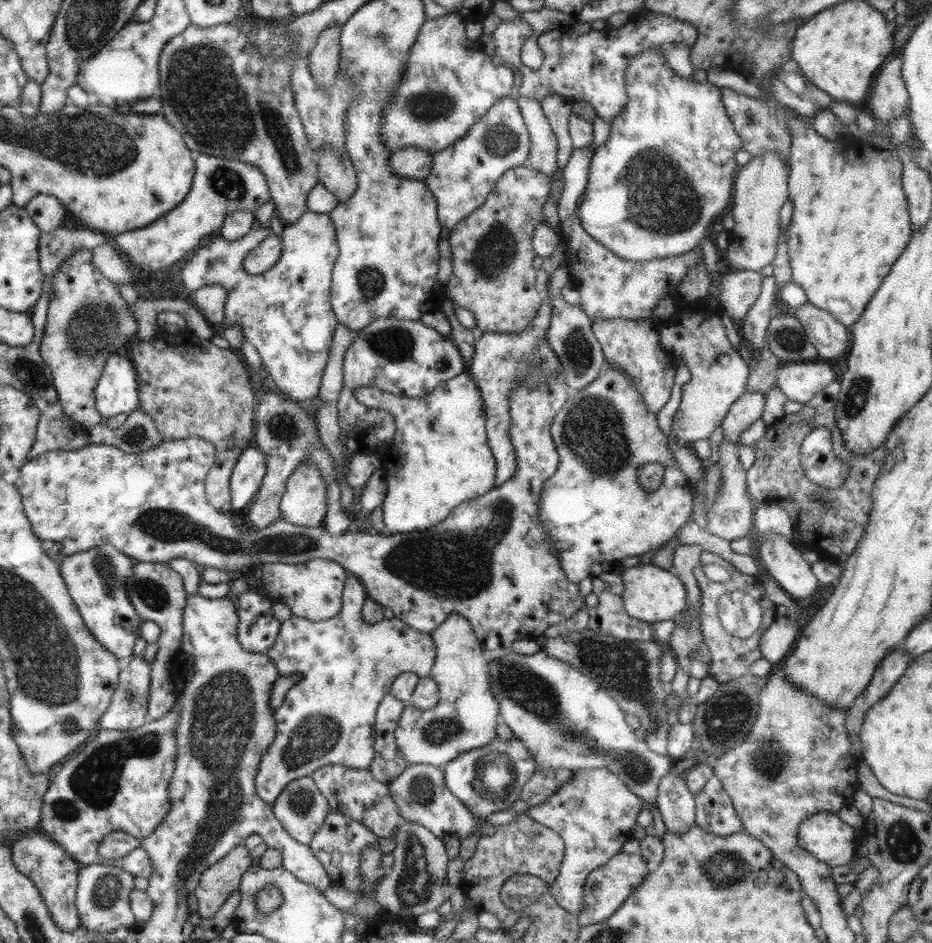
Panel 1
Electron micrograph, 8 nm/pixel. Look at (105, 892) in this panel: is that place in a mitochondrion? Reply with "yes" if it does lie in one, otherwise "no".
yes

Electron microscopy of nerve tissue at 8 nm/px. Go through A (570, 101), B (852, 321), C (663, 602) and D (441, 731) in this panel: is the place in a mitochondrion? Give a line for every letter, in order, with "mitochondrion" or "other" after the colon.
A: other
B: other
C: other
D: mitochondrion

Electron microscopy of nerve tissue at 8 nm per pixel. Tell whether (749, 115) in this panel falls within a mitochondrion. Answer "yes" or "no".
yes

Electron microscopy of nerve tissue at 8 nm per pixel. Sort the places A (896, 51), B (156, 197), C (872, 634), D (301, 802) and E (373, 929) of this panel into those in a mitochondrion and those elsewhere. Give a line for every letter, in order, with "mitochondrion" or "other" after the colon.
A: other
B: mitochondrion
C: other
D: mitochondrion
E: other

